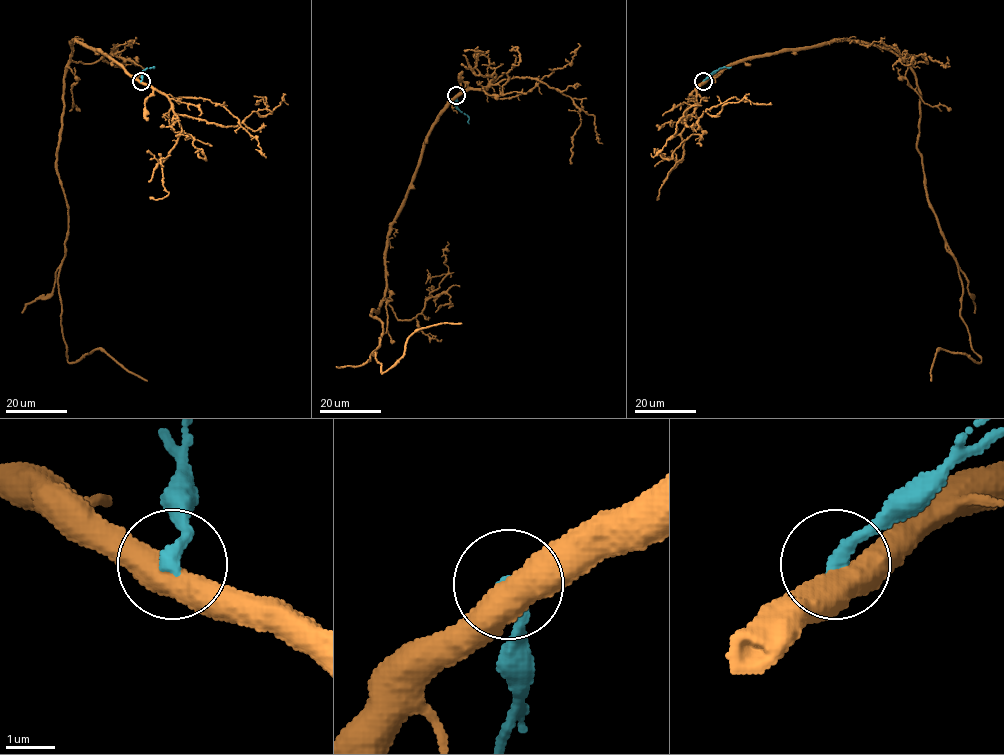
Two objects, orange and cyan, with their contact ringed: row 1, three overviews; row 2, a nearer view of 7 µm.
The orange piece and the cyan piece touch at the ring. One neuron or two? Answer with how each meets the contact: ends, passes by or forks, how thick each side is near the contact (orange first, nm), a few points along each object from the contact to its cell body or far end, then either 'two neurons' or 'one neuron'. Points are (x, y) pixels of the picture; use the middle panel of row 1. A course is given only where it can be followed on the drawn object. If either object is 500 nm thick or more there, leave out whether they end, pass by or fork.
calibres 500 and 320 nm; course orange (455, 95), (388, 236), (385, 296), (371, 314), (382, 323), (381, 372), (414, 332), (462, 323); course cyan (455, 95), (457, 106), (468, 116), (469, 124); two neurons

